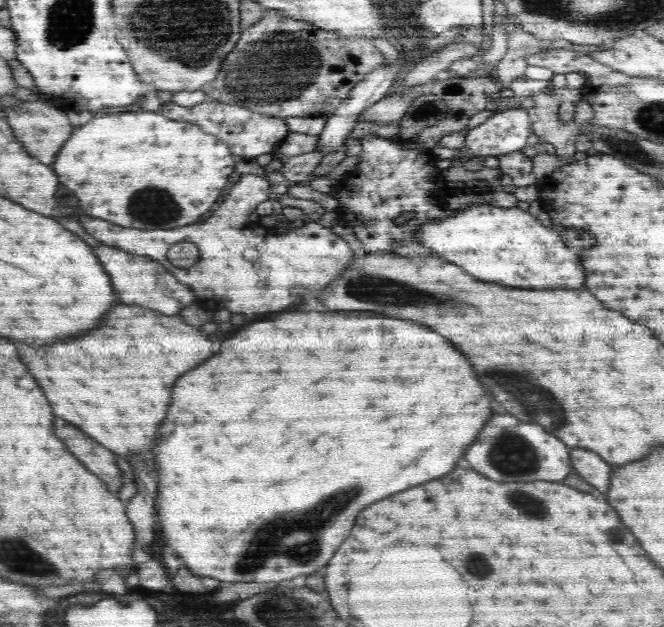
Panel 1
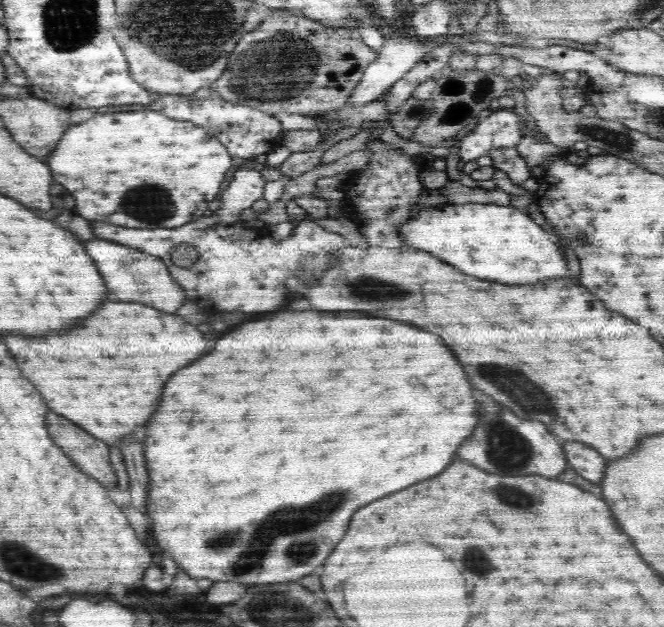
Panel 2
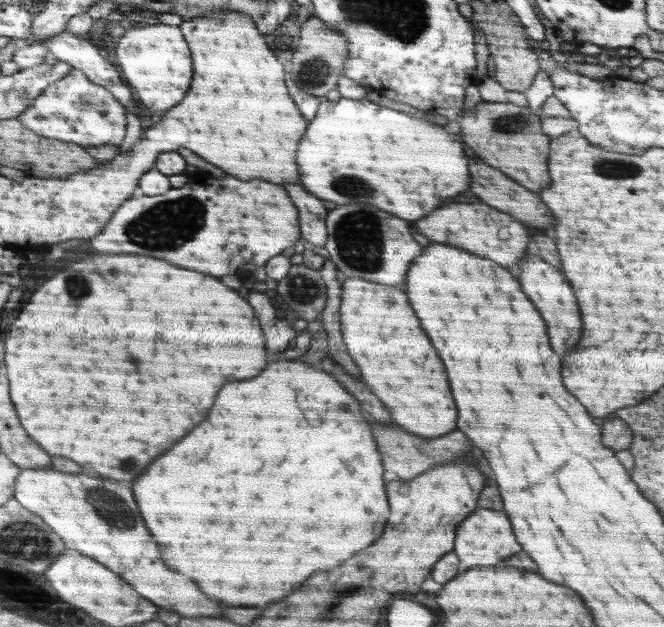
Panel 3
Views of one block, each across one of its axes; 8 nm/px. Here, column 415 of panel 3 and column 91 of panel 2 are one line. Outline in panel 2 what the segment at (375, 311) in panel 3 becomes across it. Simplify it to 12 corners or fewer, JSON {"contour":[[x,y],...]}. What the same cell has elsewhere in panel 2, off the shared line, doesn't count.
{"contour":[[104,300],[2,342],[48,408],[114,446],[208,352],[180,316]]}

